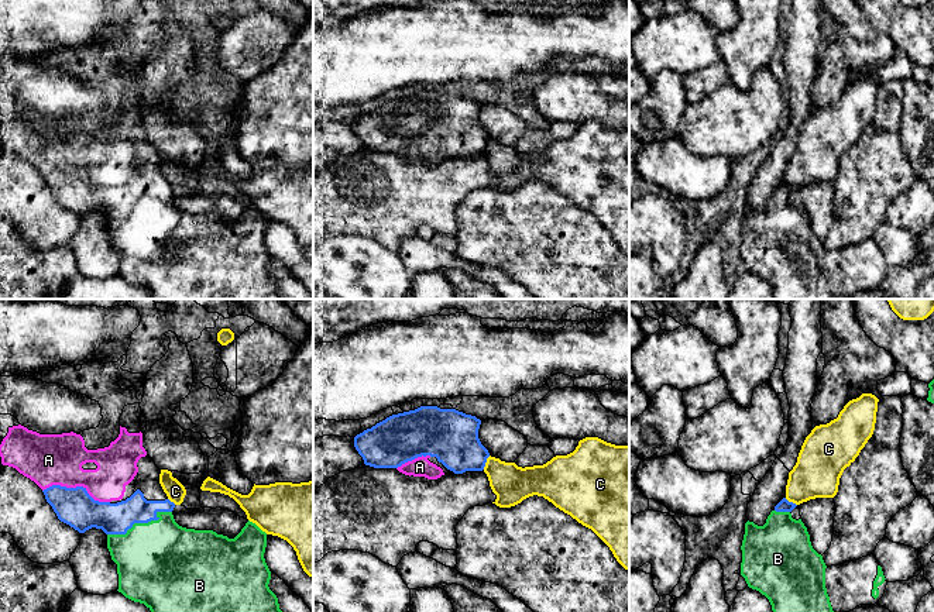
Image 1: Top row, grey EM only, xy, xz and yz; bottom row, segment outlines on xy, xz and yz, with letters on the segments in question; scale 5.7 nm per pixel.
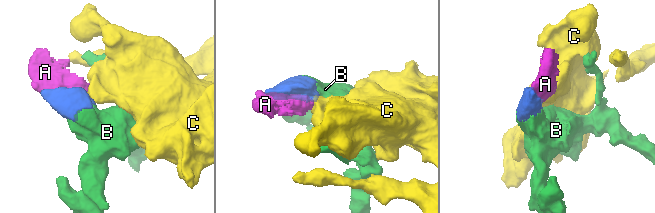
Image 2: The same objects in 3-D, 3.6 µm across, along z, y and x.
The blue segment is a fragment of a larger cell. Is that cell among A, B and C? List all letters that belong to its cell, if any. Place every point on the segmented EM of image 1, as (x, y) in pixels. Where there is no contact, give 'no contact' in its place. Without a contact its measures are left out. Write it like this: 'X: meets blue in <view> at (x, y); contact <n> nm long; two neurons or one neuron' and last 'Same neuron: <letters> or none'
A: meets blue in xy at (76, 487); contact 400 nm long; one neuron
B: meets blue in xy at (141, 522); contact 400 nm long; one neuron
C: meets blue in xz at (486, 461); contact 90 nm long; two neurons
Same neuron: A, B

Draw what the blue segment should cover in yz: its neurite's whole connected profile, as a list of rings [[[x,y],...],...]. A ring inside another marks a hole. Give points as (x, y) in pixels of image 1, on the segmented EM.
[[[783,498],[766,519],[763,526],[753,522],[745,523],[745,534],[742,540],[742,563],[741,575],[749,588],[765,595],[773,612],[849,612],[859,605],[875,605],[883,596],[887,581],[883,575],[873,554],[841,565],[827,567],[823,556],[818,554],[810,541],[810,534],[801,519],[792,518],[792,510],[797,505]]]

